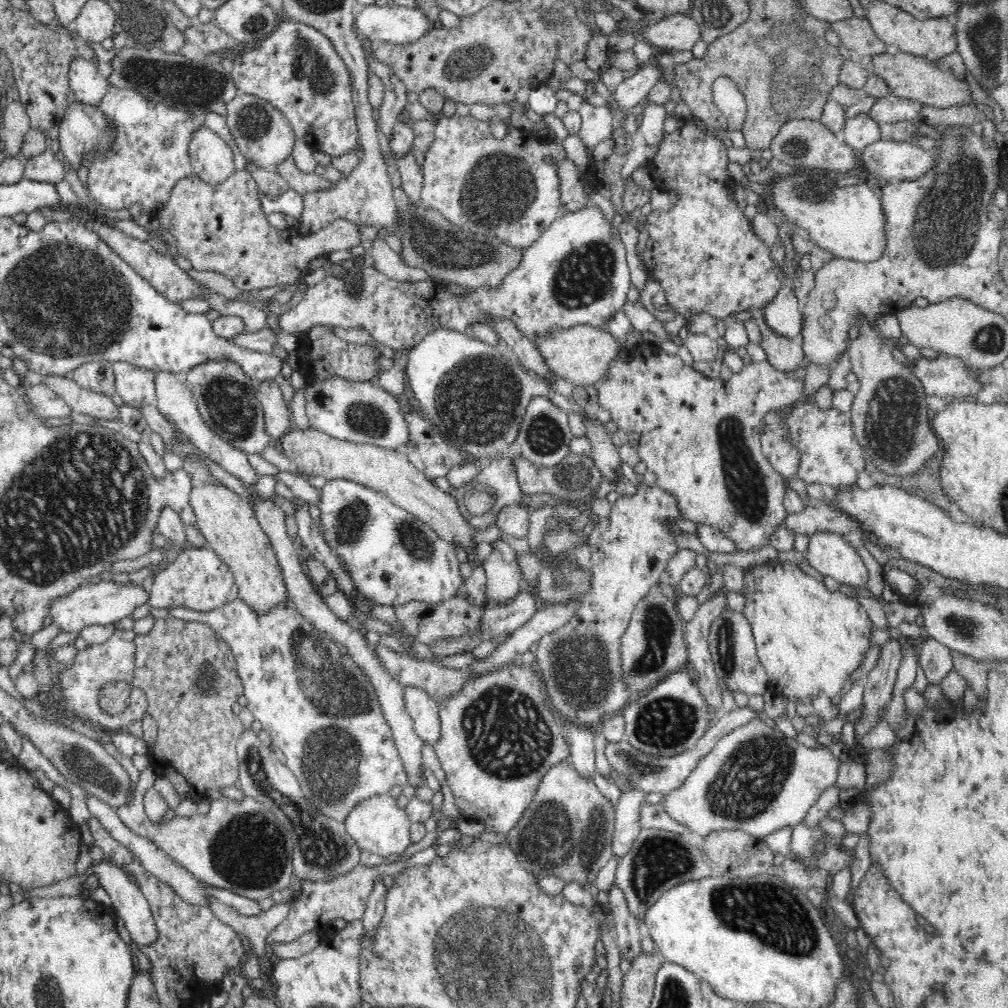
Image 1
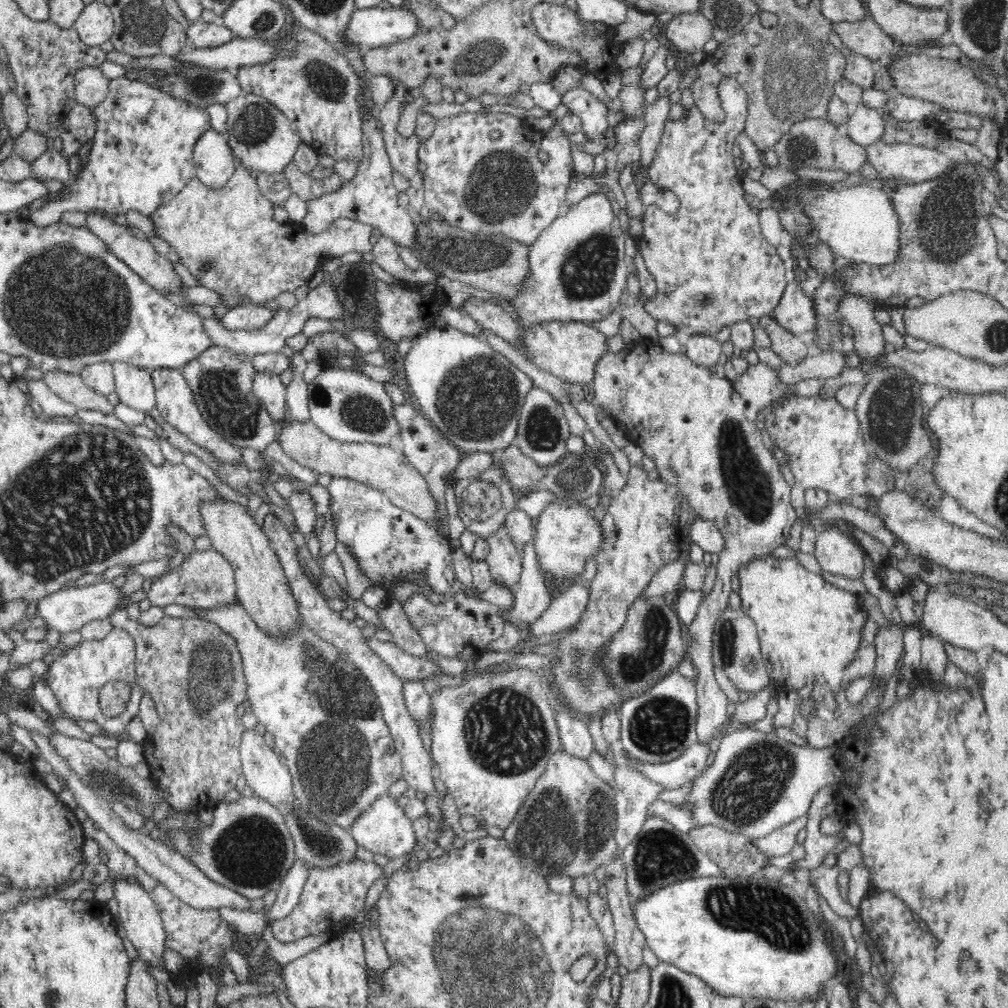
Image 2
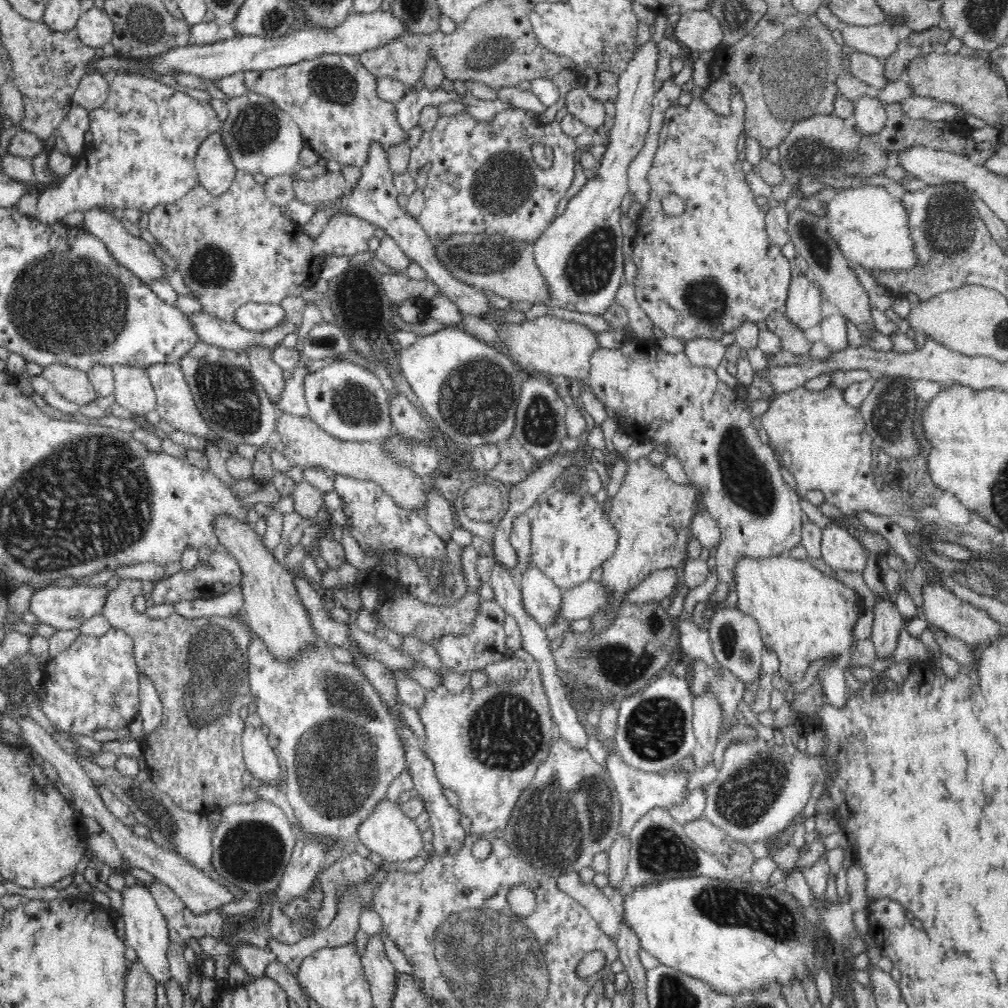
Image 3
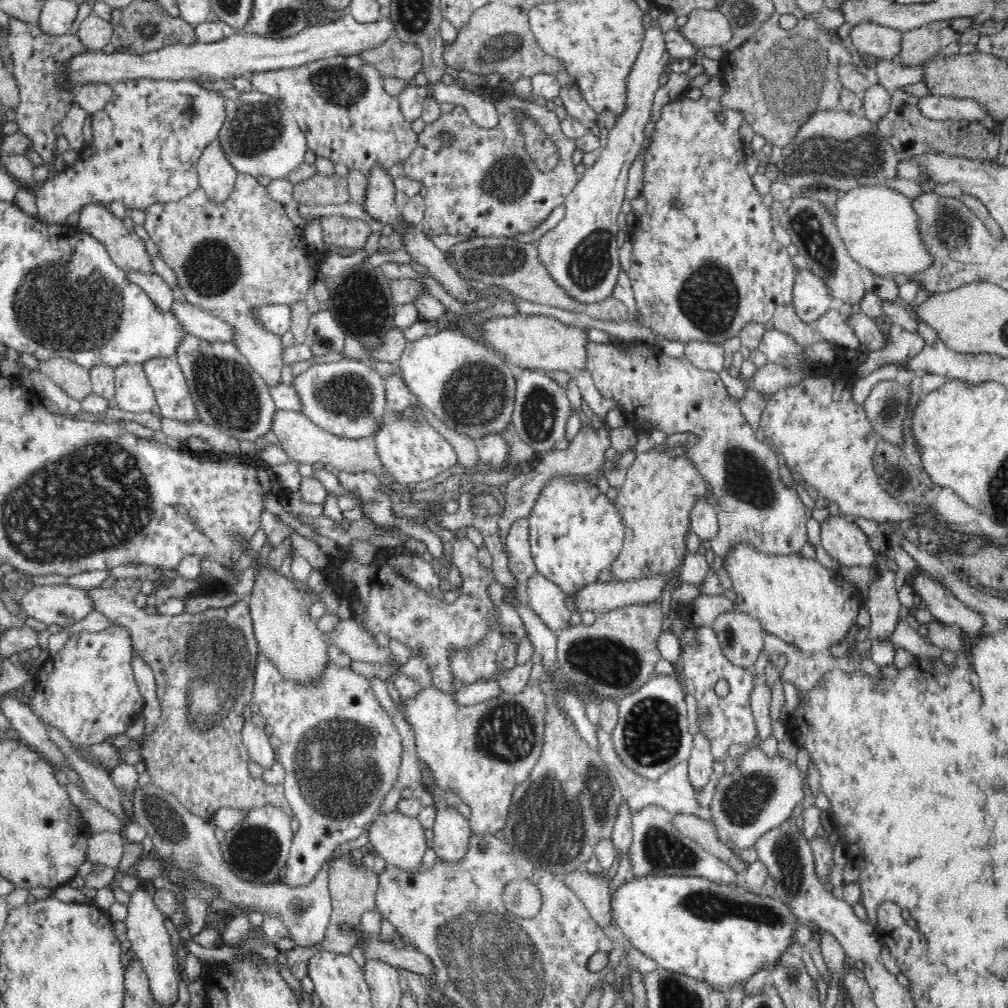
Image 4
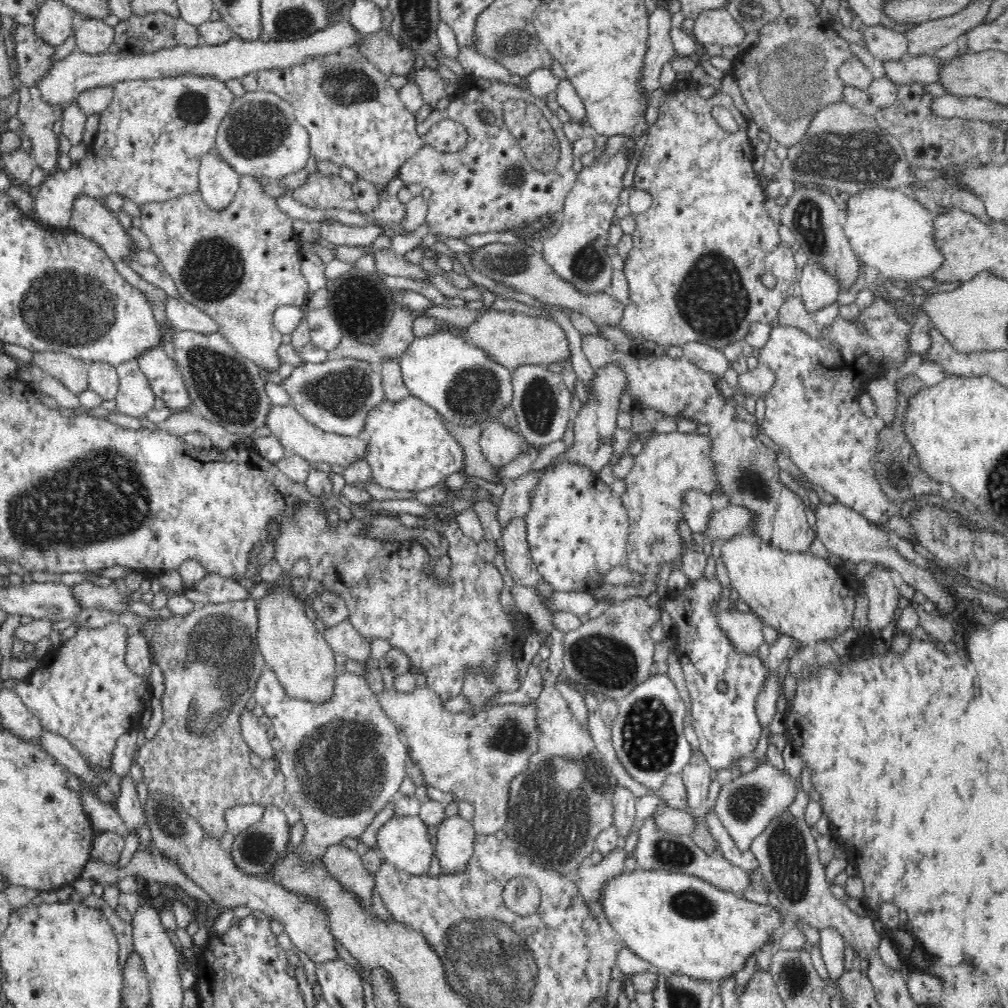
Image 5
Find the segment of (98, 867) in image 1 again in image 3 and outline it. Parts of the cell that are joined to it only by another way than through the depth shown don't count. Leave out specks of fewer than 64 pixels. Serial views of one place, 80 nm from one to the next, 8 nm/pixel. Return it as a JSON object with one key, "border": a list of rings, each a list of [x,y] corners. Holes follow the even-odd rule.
{"border":[[[137,883],[134,886],[125,887],[122,892],[120,900],[122,902],[122,915],[120,918],[124,921],[126,929],[126,945],[131,946],[136,951],[138,962],[144,966],[158,987],[163,990],[163,984],[171,978],[168,958],[166,958],[171,941],[164,915],[161,914],[154,896],[146,885]]]}

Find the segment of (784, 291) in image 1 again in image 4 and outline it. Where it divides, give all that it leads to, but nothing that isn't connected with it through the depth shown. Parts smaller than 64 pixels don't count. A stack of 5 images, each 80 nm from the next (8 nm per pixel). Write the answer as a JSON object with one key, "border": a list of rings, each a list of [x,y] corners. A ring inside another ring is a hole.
{"border":[[[810,269],[797,270],[792,286],[792,305],[796,314],[806,323],[815,324],[817,318],[830,308],[830,289],[820,275]]]}

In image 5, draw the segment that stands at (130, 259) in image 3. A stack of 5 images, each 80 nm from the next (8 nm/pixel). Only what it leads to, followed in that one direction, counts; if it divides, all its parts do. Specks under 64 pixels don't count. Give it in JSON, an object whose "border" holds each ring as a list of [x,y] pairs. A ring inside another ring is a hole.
{"border":[[[78,195],[68,228],[96,242],[112,260],[124,262],[131,250],[138,248],[101,199]]]}

